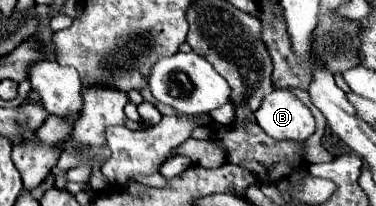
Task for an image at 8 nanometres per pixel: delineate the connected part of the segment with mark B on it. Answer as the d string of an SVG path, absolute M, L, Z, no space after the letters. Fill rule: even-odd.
M284 89L266 95L254 115L264 133L272 139L306 141L316 127L310 109Z

